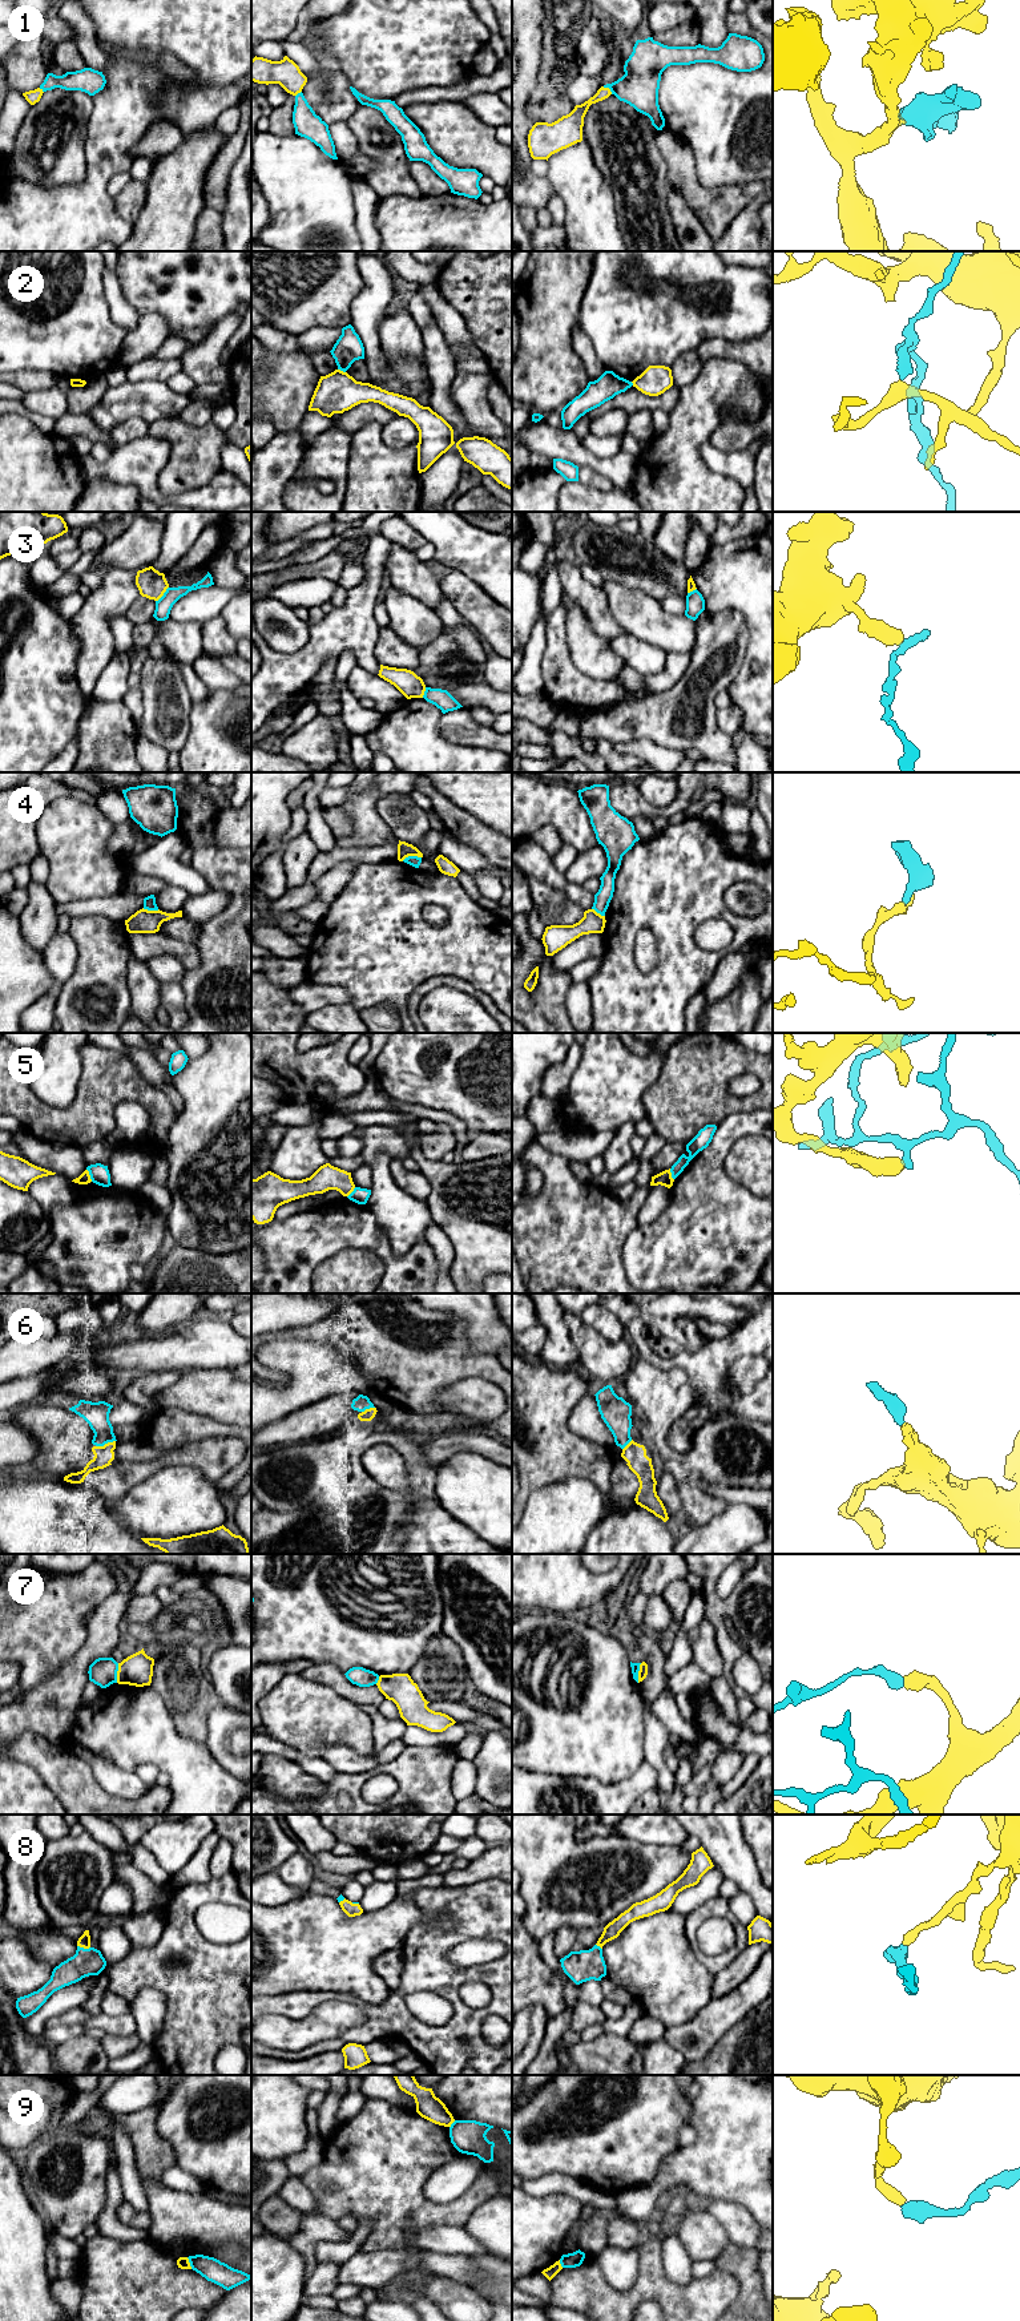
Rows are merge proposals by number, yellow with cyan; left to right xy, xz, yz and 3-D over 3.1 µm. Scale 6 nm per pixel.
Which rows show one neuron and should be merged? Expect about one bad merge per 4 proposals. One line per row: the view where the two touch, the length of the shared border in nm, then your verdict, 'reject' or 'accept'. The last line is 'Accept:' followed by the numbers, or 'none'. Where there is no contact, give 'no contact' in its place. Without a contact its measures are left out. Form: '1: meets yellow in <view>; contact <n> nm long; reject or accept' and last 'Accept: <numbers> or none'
1: meets yellow in yz; contact 80 nm long; accept
2: meets yellow in xz; contact 50 nm long; reject
3: meets yellow in xy; contact 120 nm long; reject
4: meets yellow in xz; contact 120 nm long; reject
5: meets yellow in xy; contact 90 nm long; reject
6: meets yellow in xy; contact 130 nm long; accept
7: meets yellow in xy; contact 120 nm long; reject
8: meets yellow in xy; contact 80 nm long; accept
9: meets yellow in xy; contact 80 nm long; reject
Accept: 1, 6, 8

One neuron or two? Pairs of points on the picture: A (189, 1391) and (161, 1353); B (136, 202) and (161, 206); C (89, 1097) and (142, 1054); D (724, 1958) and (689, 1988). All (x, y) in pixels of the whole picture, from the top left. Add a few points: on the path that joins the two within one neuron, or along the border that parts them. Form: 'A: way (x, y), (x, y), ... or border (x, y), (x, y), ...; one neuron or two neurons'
A: border (214, 1368), (188, 1368), (184, 1372); two neurons
B: border (146, 184), (145, 205), (132, 222); two neurons
C: border (128, 1060), (153, 1085); two neurons
D: border (689, 1945), (694, 1956), (714, 1976); two neurons

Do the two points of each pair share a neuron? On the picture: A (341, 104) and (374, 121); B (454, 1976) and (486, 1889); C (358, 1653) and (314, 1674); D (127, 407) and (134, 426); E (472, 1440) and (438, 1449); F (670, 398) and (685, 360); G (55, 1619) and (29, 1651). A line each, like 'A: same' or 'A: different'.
A: different
B: same
C: different
D: different
E: same
F: different
G: same

